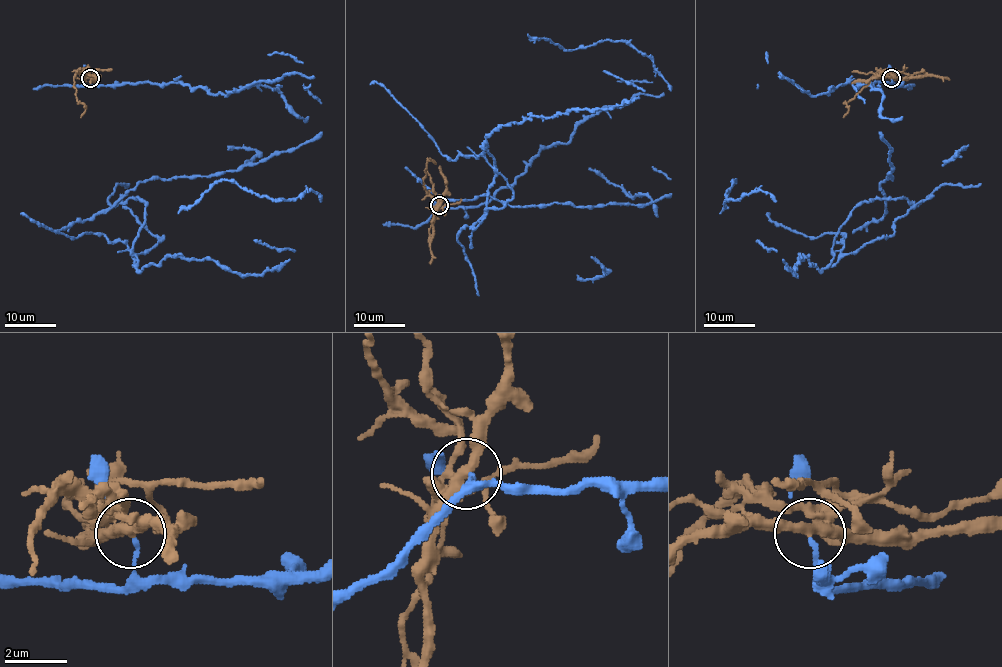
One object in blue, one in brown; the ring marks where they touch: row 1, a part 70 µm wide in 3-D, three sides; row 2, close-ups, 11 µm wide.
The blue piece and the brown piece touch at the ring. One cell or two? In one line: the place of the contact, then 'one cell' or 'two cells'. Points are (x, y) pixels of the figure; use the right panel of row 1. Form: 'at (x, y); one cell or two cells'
at (891, 78); two cells

